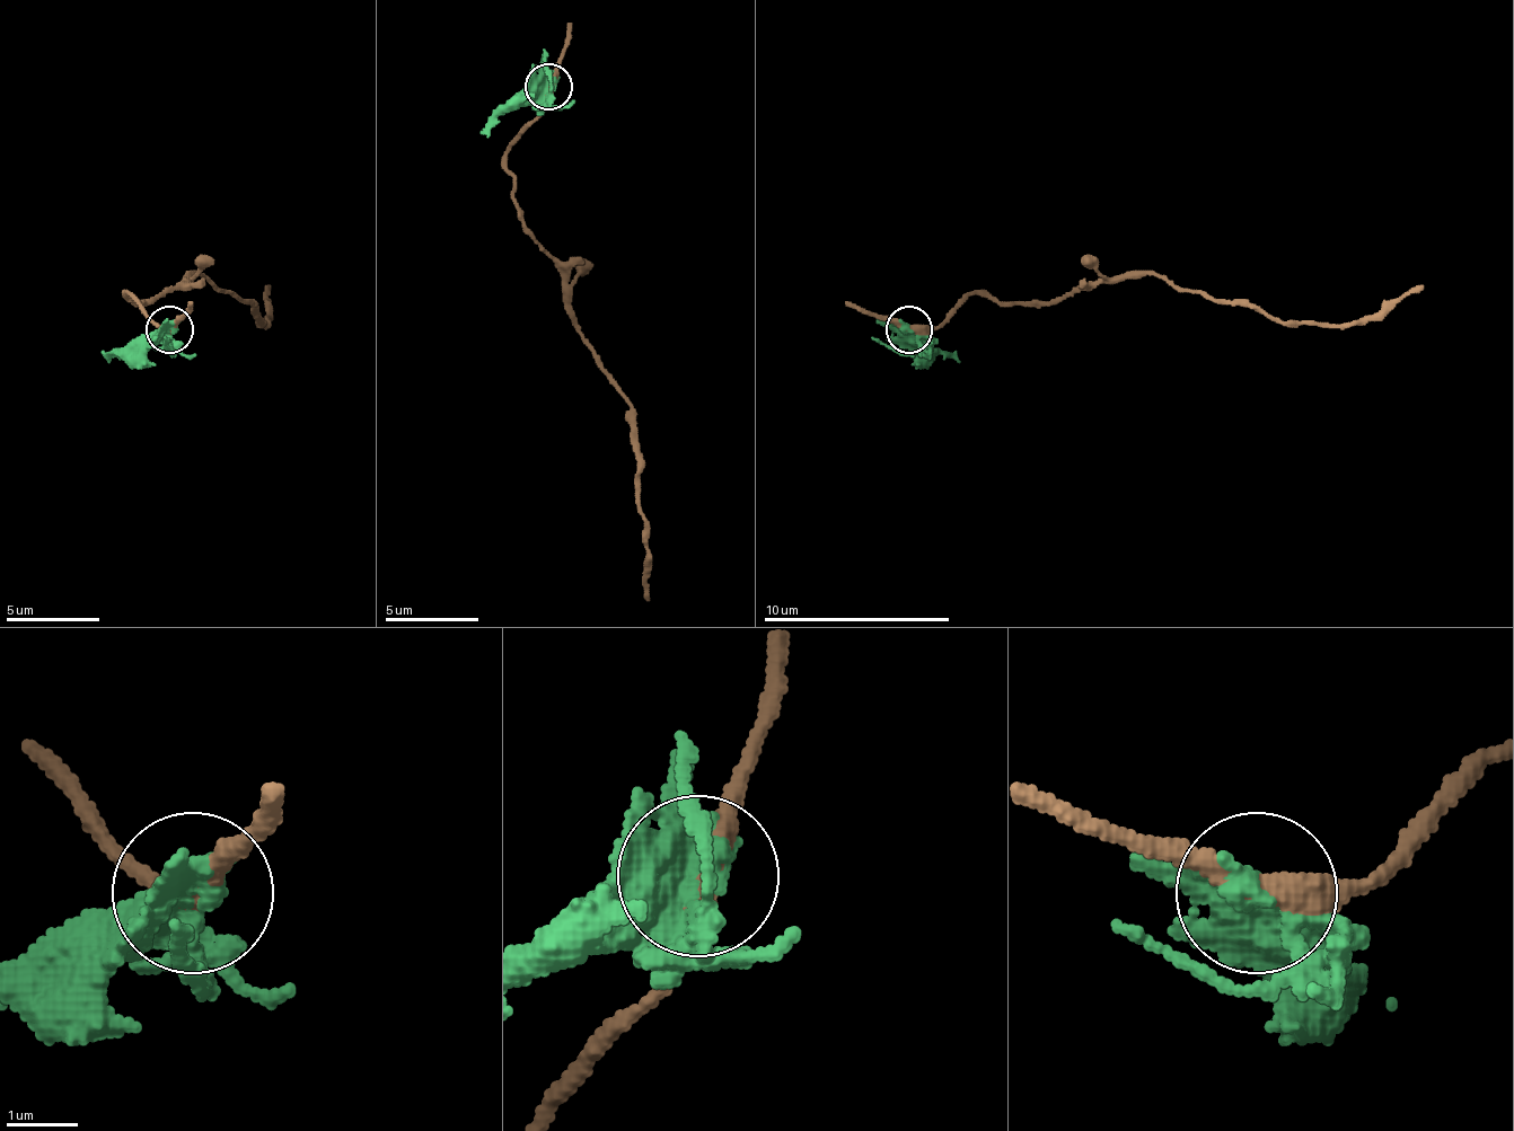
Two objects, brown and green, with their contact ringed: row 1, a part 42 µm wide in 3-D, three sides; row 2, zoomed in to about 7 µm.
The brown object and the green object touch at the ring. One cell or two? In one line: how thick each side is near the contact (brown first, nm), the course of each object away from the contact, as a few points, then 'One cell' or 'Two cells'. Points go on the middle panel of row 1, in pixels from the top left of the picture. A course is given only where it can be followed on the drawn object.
Thickness 360 nm (brown) against 500 nm. Course of brown: (549, 85), (540, 117), (508, 150), (508, 174), (521, 230), (563, 282), (563, 309), (628, 407), (643, 599). Course of green: (549, 85), (517, 99), (489, 137). Two cells

